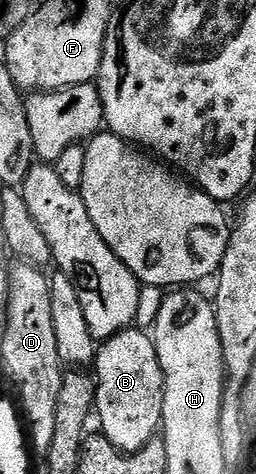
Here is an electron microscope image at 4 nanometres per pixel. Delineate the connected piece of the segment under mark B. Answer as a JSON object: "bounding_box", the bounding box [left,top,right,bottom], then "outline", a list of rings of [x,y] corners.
{"bounding_box":[93,327,164,454],"outline":[[[131,327],[114,337],[105,340],[95,354],[93,364],[94,378],[96,380],[96,417],[100,419],[101,434],[111,441],[120,451],[132,454],[147,441],[153,438],[163,424],[162,401],[164,400],[164,374],[161,363],[157,360],[156,345],[151,336],[146,332]]]}

